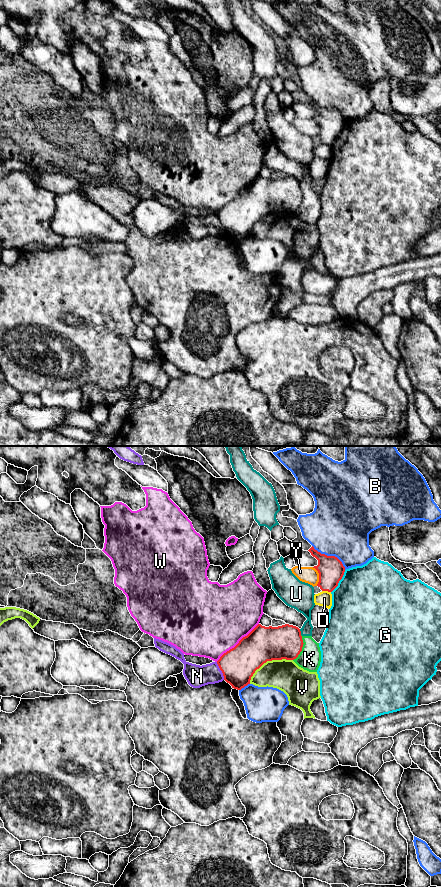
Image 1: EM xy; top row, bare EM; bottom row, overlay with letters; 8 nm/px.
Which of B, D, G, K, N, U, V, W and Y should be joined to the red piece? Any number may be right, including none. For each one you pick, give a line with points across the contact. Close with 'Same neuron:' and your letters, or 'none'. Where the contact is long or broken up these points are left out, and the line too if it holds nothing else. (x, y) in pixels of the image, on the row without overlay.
Same neuron: none

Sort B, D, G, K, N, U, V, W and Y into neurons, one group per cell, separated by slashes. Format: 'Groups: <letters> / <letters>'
Groups: B / D / G / K U / N / V / W / Y

